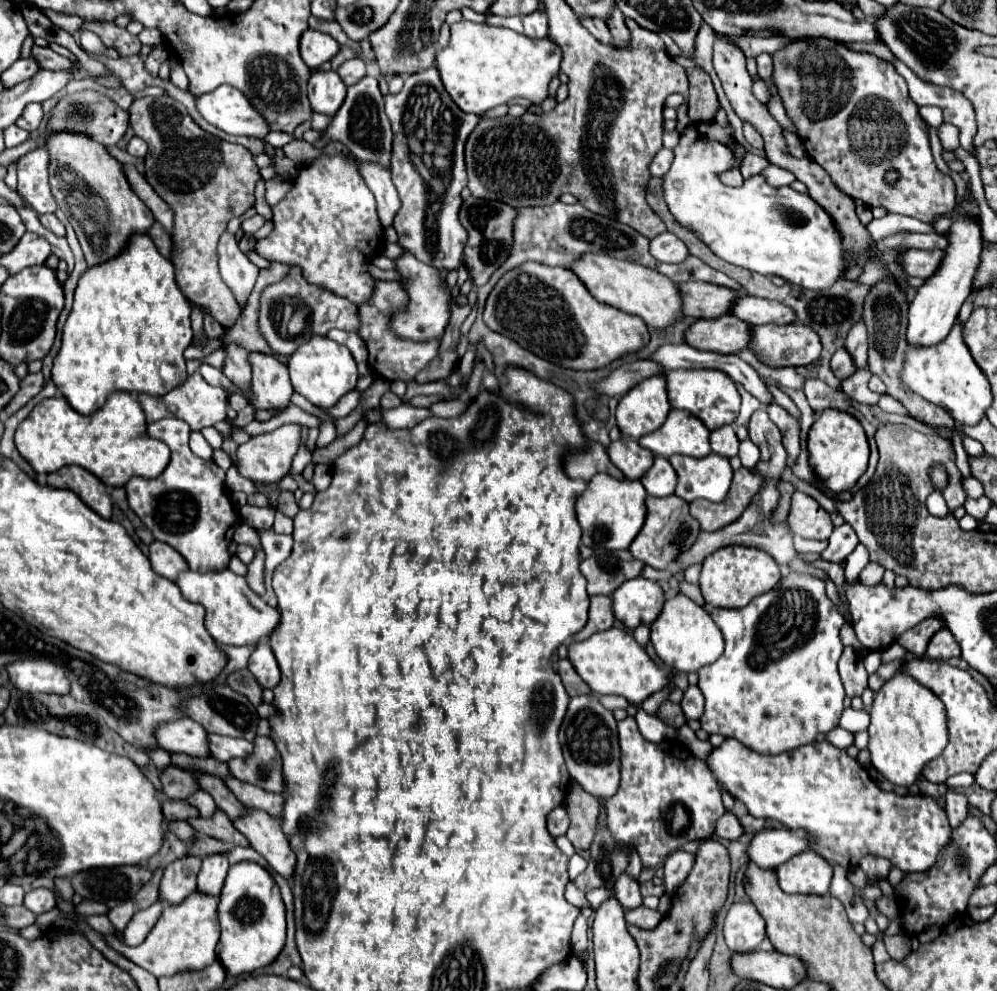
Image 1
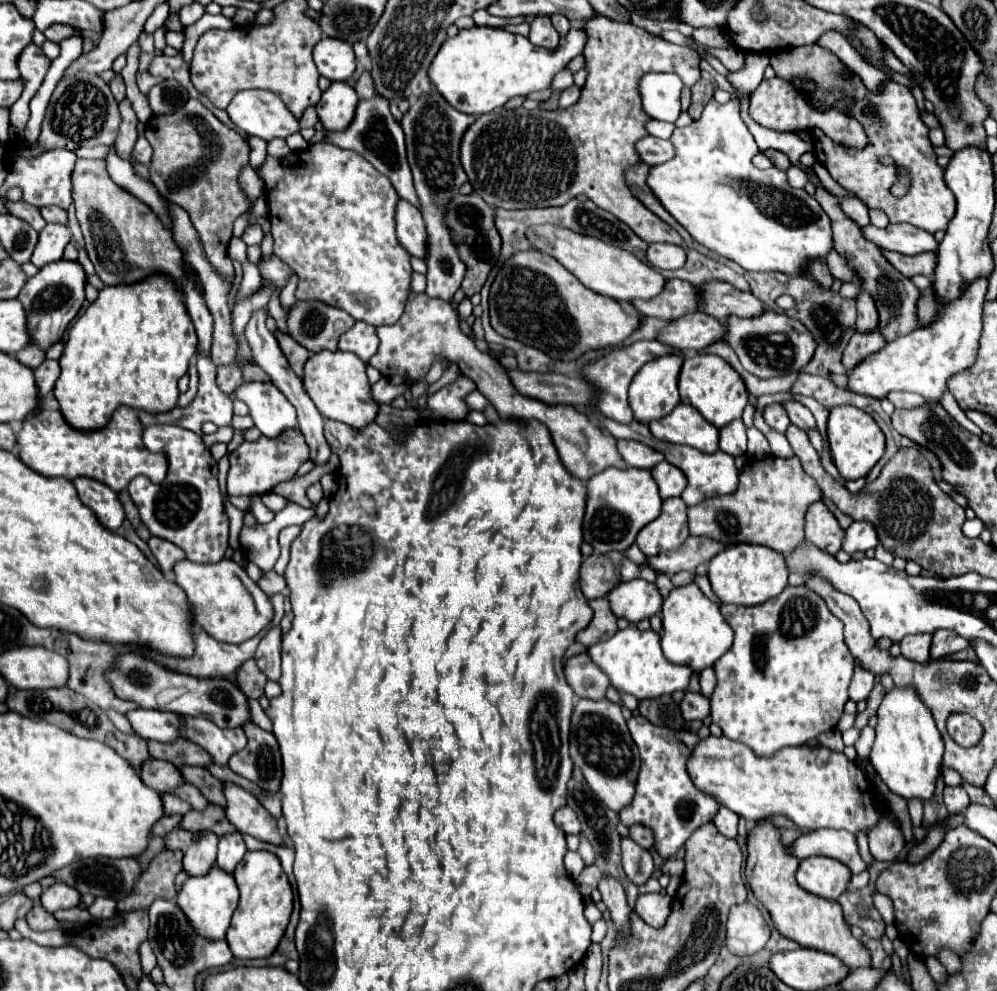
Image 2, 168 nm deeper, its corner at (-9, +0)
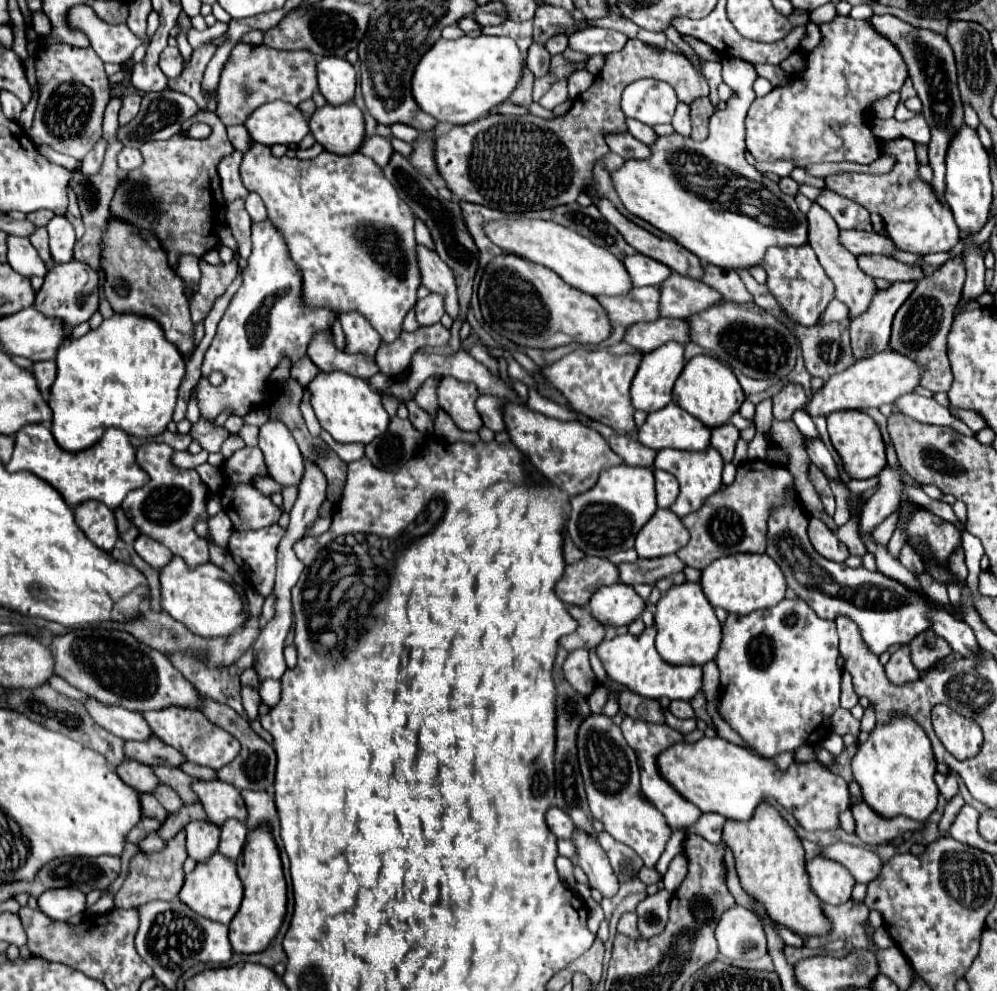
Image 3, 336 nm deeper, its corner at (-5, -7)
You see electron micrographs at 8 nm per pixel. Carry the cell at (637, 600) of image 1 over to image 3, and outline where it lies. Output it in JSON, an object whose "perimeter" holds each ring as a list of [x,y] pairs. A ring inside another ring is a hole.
{"perimeter":[[[622,584],[602,586],[590,600],[588,608],[604,626],[628,626],[646,608],[646,602],[638,598],[634,588],[620,588]]]}

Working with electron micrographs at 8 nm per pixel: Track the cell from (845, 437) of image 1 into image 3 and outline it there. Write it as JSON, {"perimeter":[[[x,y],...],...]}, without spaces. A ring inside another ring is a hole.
{"perimeter":[[[840,410],[830,414],[826,420],[828,420],[828,434],[832,440],[832,446],[842,458],[842,466],[846,474],[856,480],[878,476],[886,466],[886,448],[876,422],[860,410]]]}

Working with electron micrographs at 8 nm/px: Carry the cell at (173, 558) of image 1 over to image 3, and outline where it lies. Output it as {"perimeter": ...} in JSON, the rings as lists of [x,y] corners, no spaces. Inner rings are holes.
{"perimeter":[[[140,534],[140,536],[136,538],[134,550],[136,550],[154,570],[162,570],[162,568],[172,560],[172,552],[170,552],[166,546],[162,546],[160,542],[156,542],[156,540],[152,540],[152,538],[144,536],[144,534]]]}

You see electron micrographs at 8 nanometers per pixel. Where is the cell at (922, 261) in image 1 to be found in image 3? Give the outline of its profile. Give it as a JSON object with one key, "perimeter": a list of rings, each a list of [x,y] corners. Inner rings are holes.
{"perimeter":[[[864,254],[858,256],[858,266],[872,278],[884,278],[890,282],[908,282],[922,280],[924,270],[918,264],[904,264],[888,256],[880,254]]]}

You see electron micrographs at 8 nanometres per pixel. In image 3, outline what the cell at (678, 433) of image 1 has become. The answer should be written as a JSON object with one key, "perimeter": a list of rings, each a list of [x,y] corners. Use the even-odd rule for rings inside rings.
{"perimeter":[[[672,402],[648,414],[644,426],[638,430],[638,440],[654,450],[676,448],[702,452],[710,446],[710,428]]]}

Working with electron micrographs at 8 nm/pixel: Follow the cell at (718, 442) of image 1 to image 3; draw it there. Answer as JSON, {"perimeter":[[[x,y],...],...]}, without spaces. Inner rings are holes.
{"perimeter":[[[724,424],[724,426],[718,426],[718,428],[712,428],[712,440],[710,440],[710,446],[714,450],[720,452],[720,456],[724,458],[724,462],[732,462],[734,458],[734,448],[736,448],[736,442],[738,442],[738,428],[734,424]]]}

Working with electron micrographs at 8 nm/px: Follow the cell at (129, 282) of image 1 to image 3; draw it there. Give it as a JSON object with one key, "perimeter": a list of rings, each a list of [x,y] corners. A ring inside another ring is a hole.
{"perimeter":[[[114,312],[96,330],[66,342],[58,354],[58,376],[50,390],[56,442],[78,452],[94,446],[106,428],[116,426],[130,436],[154,436],[172,420],[178,386],[186,374],[186,360],[166,340],[162,326],[148,316]]]}

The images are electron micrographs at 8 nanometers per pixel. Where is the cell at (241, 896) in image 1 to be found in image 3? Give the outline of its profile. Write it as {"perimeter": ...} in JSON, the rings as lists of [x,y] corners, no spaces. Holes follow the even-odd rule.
{"perimeter":[[[260,826],[248,834],[236,866],[244,886],[244,900],[238,914],[230,922],[230,944],[238,954],[258,954],[264,952],[276,938],[286,914],[286,880],[282,862],[276,842],[272,840],[272,834],[266,826]]]}

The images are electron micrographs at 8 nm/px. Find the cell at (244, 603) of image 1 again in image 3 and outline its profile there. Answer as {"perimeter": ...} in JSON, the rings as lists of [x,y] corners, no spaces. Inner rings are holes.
{"perimeter":[[[174,556],[172,562],[160,570],[160,586],[162,608],[196,636],[202,638],[230,636],[238,632],[248,620],[242,588],[238,588],[234,580],[230,580],[230,576],[212,562],[188,568],[182,558]]]}

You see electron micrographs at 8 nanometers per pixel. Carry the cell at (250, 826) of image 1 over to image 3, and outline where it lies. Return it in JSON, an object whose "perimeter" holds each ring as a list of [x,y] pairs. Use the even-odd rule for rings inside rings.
{"perimeter":[[[198,780],[192,784],[192,788],[198,794],[198,798],[206,810],[208,820],[214,822],[216,826],[222,826],[230,818],[236,818],[242,822],[248,820],[248,812],[246,812],[240,792],[234,786],[230,786],[228,782]]]}

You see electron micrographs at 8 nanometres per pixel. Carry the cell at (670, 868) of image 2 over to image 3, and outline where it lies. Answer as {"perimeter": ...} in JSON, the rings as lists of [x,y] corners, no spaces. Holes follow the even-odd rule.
{"perimeter":[[[642,868],[640,870],[640,874],[638,874],[638,878],[644,882],[644,884],[658,884],[660,880],[662,880],[662,874],[656,870],[656,868]]]}

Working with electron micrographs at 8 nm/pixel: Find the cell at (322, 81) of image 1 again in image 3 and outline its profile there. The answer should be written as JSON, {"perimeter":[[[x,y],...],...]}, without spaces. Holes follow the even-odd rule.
{"perimeter":[[[354,102],[322,106],[310,118],[310,132],[328,152],[354,154],[364,140],[364,118]]]}

